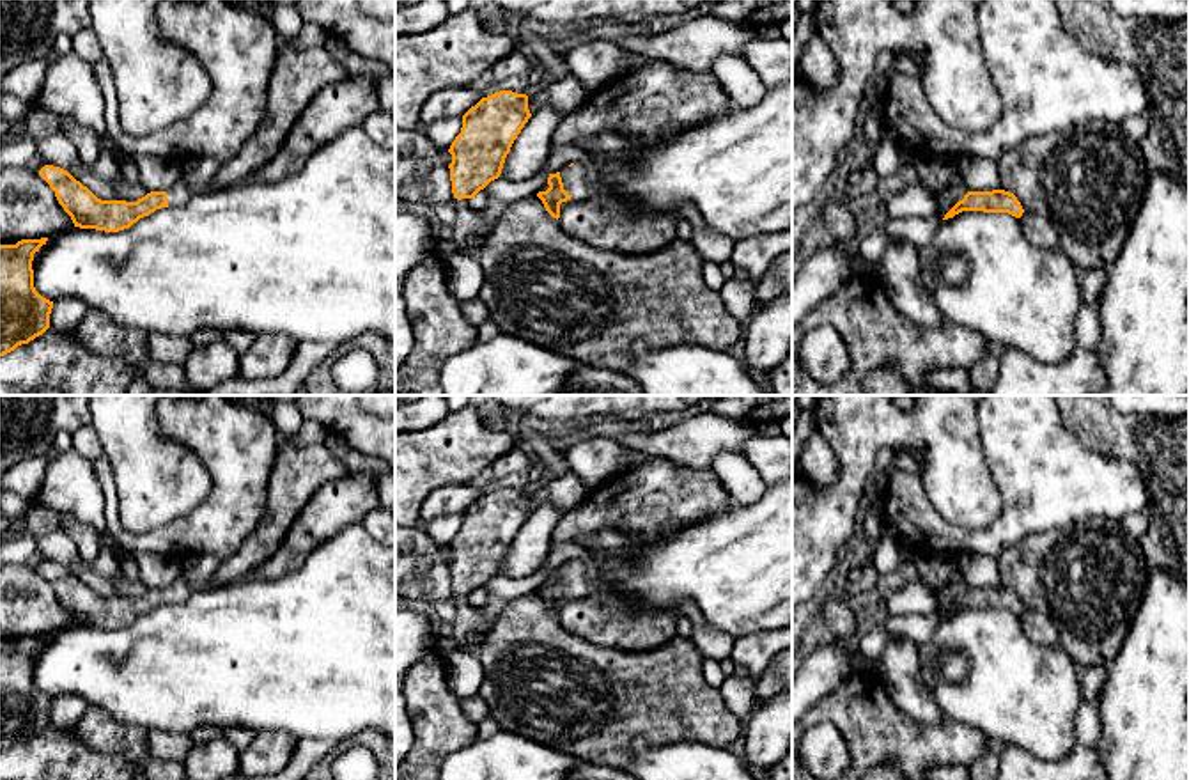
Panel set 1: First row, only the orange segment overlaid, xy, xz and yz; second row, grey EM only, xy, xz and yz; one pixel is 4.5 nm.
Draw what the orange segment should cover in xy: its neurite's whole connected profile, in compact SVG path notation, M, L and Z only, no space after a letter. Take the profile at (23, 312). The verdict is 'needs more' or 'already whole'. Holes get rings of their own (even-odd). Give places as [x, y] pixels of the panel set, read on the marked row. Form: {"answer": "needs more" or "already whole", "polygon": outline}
{"answer": "already whole", "polygon": "M48 238L0 245L0 356L50 328L53 301L34 287L34 254Z"}

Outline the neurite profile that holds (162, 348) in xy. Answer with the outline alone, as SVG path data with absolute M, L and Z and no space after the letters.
M149 333L149 358L158 363L183 363L193 349L188 337Z

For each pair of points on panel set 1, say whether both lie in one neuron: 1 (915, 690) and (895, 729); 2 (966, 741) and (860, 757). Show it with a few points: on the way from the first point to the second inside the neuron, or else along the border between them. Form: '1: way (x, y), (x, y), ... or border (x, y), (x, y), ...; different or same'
1: border (879, 678), (909, 717), (943, 720); different
2: way (940, 743), (886, 743); same

